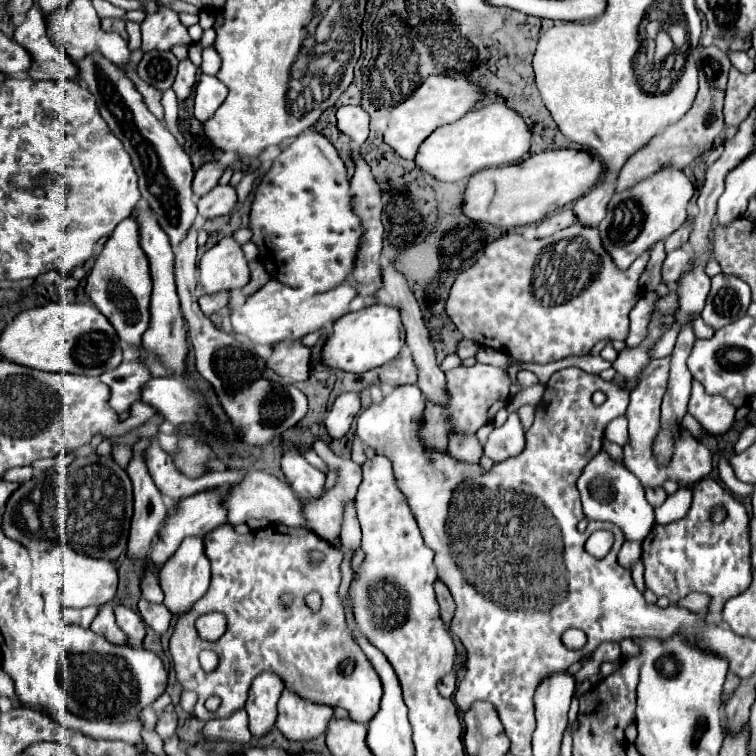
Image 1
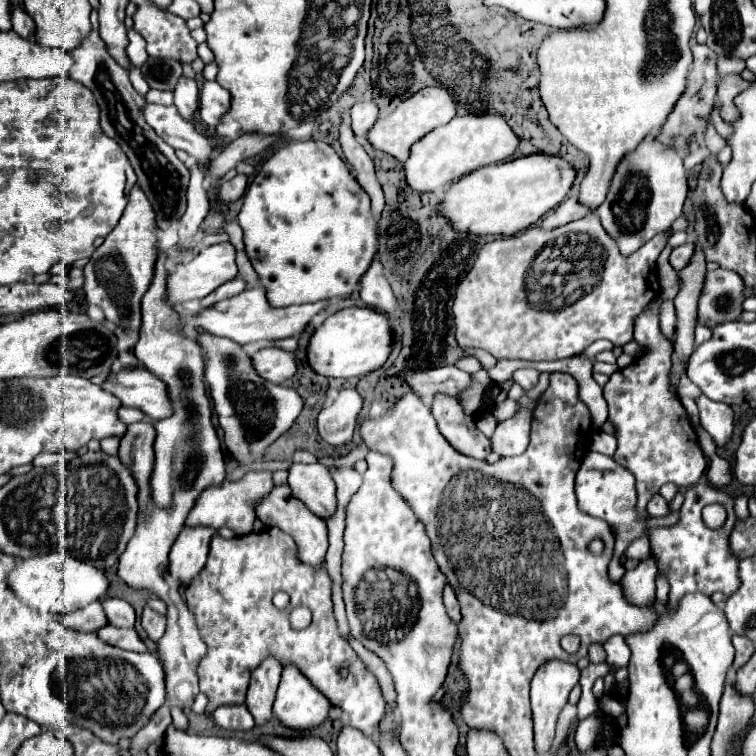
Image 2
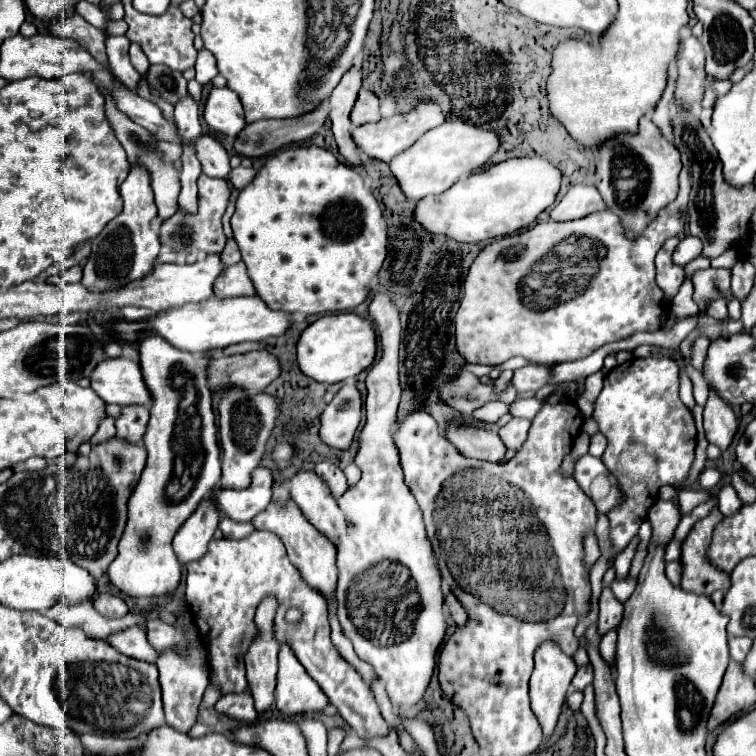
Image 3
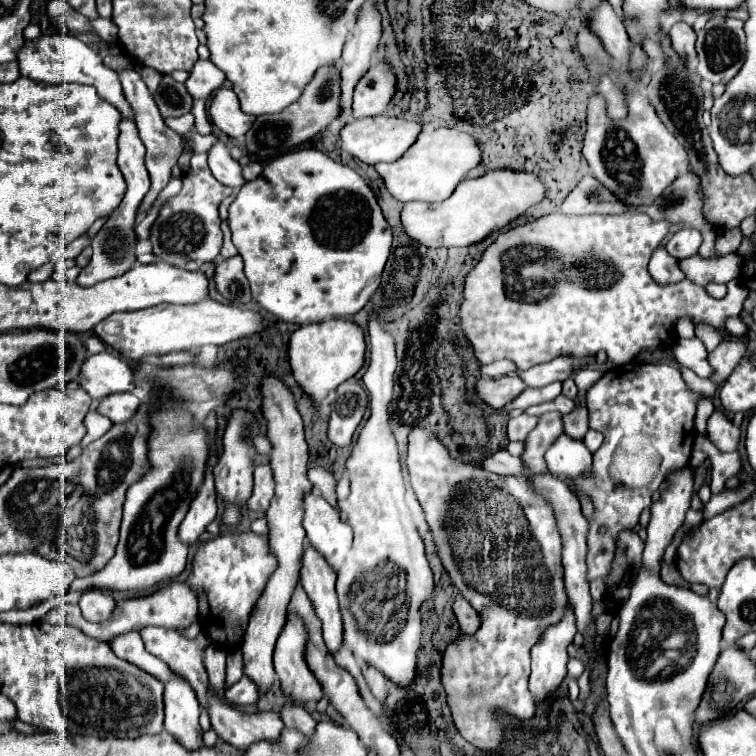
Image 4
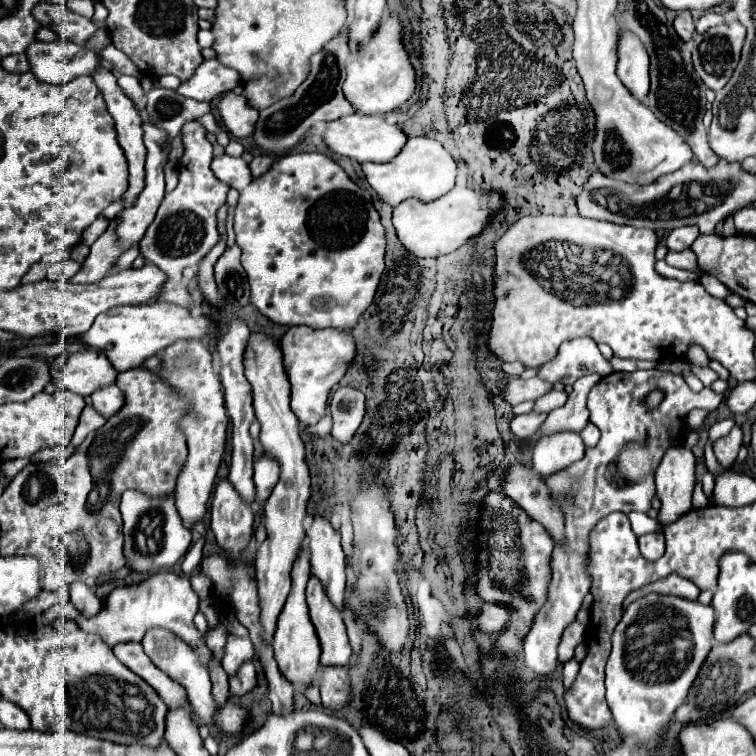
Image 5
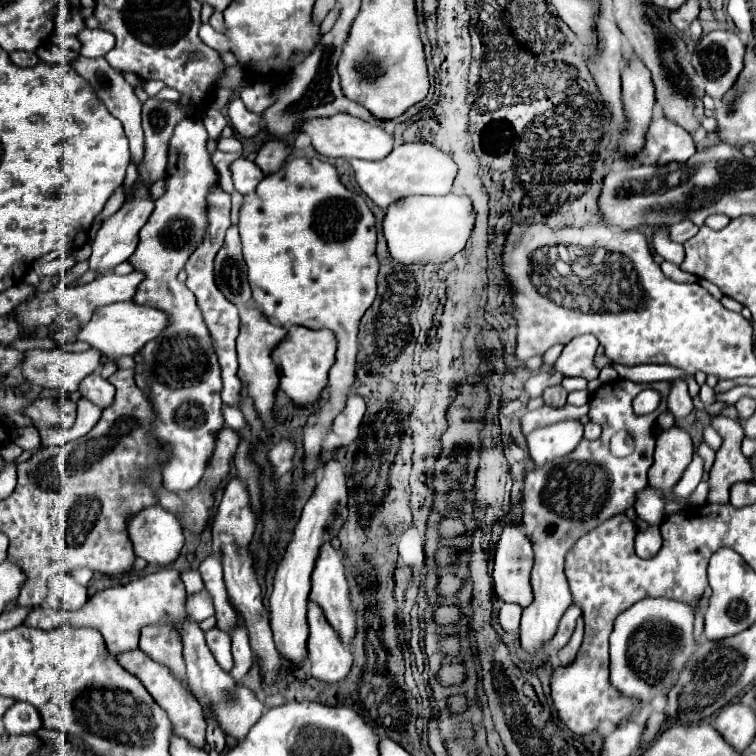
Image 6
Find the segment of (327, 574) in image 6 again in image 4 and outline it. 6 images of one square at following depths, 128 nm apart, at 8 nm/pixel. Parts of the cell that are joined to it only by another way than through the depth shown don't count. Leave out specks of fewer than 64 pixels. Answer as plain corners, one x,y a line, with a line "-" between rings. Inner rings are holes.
314,490
304,498
302,526
308,542
326,556
334,570
338,570
352,546
352,528
342,522
338,512

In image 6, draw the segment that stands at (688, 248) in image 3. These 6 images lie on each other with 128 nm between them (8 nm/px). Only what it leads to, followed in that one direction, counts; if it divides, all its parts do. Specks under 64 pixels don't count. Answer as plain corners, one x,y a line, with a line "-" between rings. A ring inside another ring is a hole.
682,220
680,224
674,224
674,226
670,228
670,240
684,244
684,242
690,240
696,232
698,232
698,226
696,226
696,224
690,224
690,220

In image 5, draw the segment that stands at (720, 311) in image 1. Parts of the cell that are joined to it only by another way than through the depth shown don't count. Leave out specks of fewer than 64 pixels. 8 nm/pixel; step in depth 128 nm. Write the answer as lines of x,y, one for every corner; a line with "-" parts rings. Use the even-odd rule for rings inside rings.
684,250
684,252
668,252
668,254
666,254
666,262
668,262
670,266
682,268
682,270
692,270
692,272
696,272
698,276
704,274
704,270
698,266
696,254
694,254
692,250

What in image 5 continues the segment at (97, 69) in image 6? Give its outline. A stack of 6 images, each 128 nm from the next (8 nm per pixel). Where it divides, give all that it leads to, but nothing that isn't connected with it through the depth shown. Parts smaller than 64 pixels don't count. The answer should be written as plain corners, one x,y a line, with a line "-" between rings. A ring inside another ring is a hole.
100,68
100,72
94,76
94,82
96,86
100,88
100,92
104,94
104,100
108,104
108,112
112,114
114,122
116,122
116,132
118,132
118,142
120,142
120,148
124,150
124,156
128,160
128,172
130,172
130,188
126,190
124,198
122,198
122,208
130,208
138,194
142,192
144,188
144,160
146,160
146,148
144,148
144,140
142,140
142,118
136,110
136,106
132,104
132,100
120,90
120,86
116,84
116,76
112,72
108,72
106,68

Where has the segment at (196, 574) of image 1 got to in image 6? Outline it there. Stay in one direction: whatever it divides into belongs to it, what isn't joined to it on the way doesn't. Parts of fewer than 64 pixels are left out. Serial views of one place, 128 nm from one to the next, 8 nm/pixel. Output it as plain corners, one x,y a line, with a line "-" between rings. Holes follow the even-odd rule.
200,116
186,118
176,126
168,152
166,194
156,200
150,220
140,230
138,248
128,258
136,270
146,274
134,302
166,310
172,316
172,324
162,332
162,338
148,342
134,360
136,384
144,390
156,412
156,422
150,434
172,448
172,460
164,466
162,474
164,488
174,494
192,490
202,480
216,446
218,430
224,428
216,350
194,292
178,280
178,272
204,238
208,228
206,196
220,182
220,174
210,160
206,144
208,132

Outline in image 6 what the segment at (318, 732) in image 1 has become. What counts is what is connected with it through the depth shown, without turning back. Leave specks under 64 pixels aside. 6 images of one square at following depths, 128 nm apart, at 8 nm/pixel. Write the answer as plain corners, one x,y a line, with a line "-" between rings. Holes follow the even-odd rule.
330,460
322,468
316,490
312,498
306,502
302,516
294,526
294,538
282,562
278,564
278,570
274,576
274,590
270,594
270,628
274,632
274,642
276,642
280,656
290,666
298,666
308,654
306,602
308,602
311,589
312,568
318,558
320,546
332,540
334,536
338,536
338,530
346,522
346,516
348,516
346,502
348,502
348,490
346,490
346,480
344,480
344,466
336,460

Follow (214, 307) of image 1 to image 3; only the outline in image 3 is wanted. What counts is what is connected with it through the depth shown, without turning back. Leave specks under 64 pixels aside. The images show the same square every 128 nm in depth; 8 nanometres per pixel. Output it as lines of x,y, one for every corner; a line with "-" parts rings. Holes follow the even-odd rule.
238,262
234,266
228,266
218,280
214,282
214,296
218,298
230,298
230,296
252,296
254,286
248,276
248,270
244,262

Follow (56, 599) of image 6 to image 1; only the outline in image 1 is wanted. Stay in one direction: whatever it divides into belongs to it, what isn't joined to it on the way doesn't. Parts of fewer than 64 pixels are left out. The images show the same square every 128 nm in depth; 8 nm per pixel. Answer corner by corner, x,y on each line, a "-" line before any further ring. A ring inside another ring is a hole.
116,606
114,612
116,612
118,626
128,636
128,646
142,648
142,640
146,636
146,624
142,622
142,618
134,610
130,610
126,606

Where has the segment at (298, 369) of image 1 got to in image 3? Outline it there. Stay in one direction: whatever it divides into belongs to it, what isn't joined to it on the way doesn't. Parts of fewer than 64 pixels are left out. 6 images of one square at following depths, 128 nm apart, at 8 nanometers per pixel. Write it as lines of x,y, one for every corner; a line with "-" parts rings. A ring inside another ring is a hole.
246,352
212,360
208,366
208,382
212,390
220,386
242,386
248,392
266,388
280,376
280,362
270,352

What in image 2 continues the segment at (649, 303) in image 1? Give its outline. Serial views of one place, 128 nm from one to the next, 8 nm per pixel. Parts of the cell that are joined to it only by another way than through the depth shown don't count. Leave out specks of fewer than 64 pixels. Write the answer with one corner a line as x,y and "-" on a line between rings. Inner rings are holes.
662,298
652,300
634,320
633,340
644,345
644,337
634,336
646,336
650,352
644,358
634,360
632,366
614,372
604,386
604,398
610,408
610,420
616,426
618,440
614,460
636,476
640,512
646,512
648,500
660,490
662,484
674,482
678,488
688,488
702,478
708,466
684,406
670,392
672,340
660,330
660,304

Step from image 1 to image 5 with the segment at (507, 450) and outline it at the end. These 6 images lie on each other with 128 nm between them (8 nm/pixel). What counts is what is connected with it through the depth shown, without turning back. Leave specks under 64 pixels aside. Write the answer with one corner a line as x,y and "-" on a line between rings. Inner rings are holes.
530,412
530,414
524,414
524,416
516,416
510,422
510,430
514,432
514,436
518,436
520,440
524,440
524,438
532,436
542,426
544,420
546,420
546,414
538,414
538,412

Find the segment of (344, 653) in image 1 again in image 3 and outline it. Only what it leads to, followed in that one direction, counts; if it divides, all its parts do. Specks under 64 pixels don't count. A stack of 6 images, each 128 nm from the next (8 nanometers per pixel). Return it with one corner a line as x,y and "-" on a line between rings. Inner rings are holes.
252,532
250,536
242,540
212,540
208,546
208,554
192,564
188,564
188,576
186,576
186,602
192,612
194,624
198,626
200,638
208,650
208,664
210,664
210,684
216,684
222,694
240,694
248,688
246,682
246,668
244,668
244,652
248,652
252,640
256,638
256,624
254,624
254,614
258,604
266,598
274,596
278,600
278,610
274,618
274,636
276,642
288,644
292,652
296,654
298,662
306,668
306,672
318,682
318,686
326,692
330,704
338,708
338,714
350,724
350,728
360,736
360,738
374,738
374,736
384,736
388,734
388,724
380,714
380,708
374,700
374,694
370,686
362,680
362,676
348,664
338,652
336,646
330,642
330,624
328,624
328,602
316,588
306,584
306,580
300,576
300,572
292,566
288,560
286,548
282,540
274,532
-
290,606
296,606
304,612
300,624
288,624
284,622
284,614

